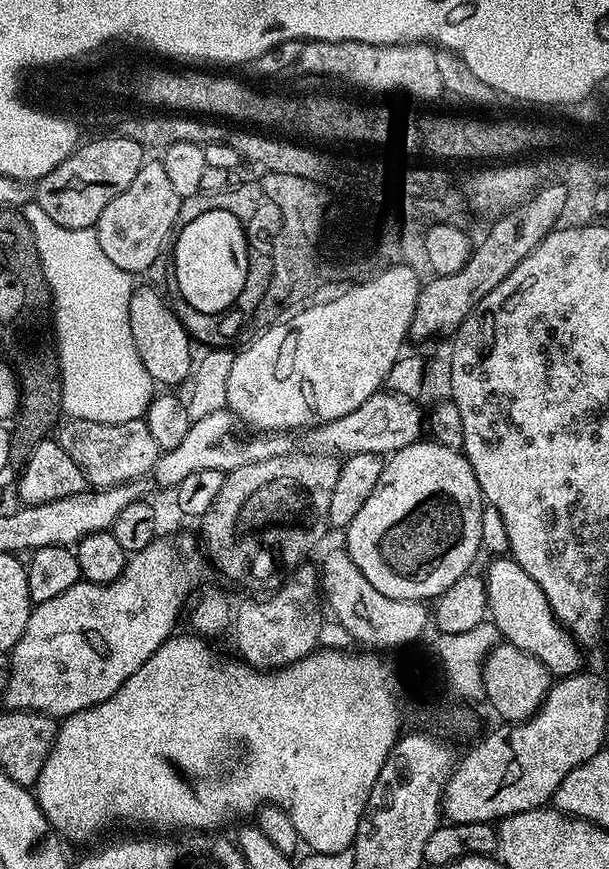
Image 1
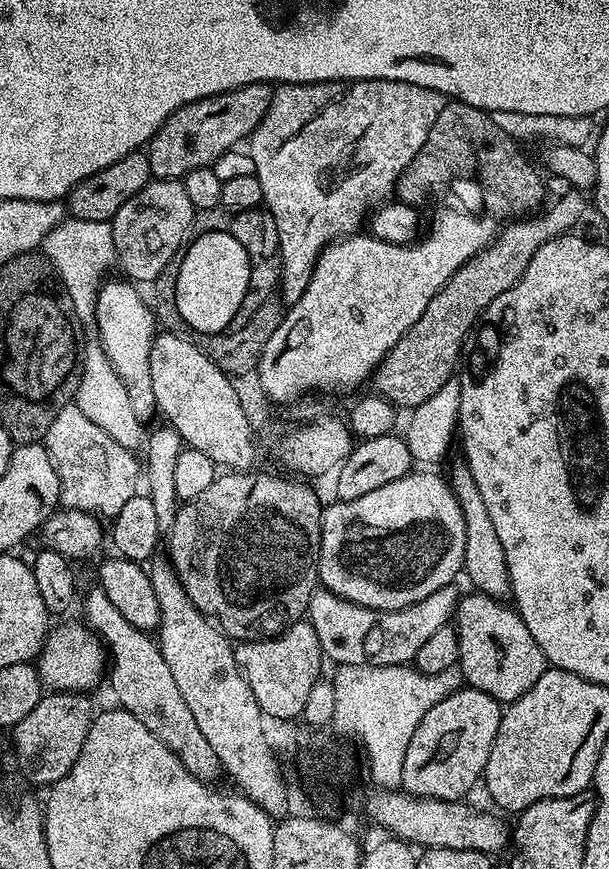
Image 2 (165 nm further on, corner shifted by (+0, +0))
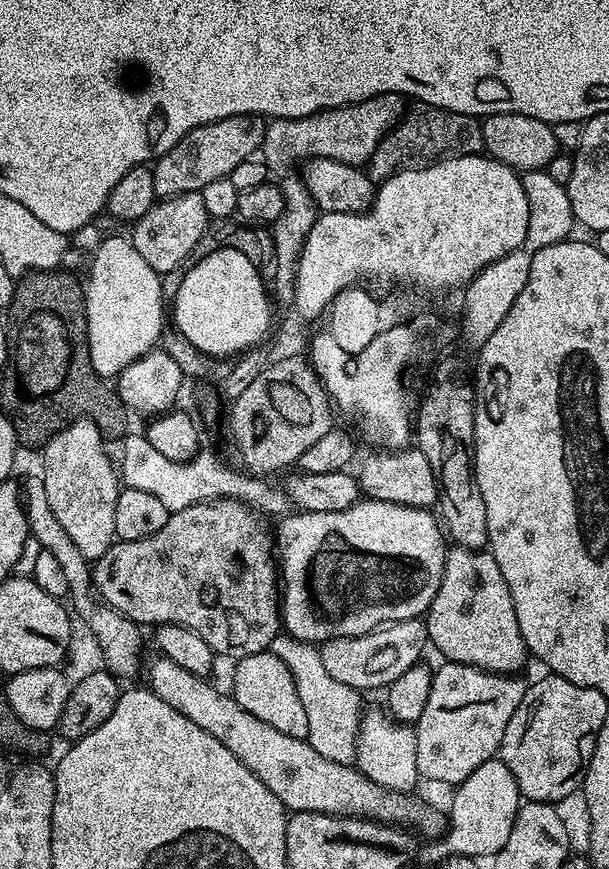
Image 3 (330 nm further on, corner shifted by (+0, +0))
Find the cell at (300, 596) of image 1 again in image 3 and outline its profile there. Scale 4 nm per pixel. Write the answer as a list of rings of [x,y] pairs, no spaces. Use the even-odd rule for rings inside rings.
[[[259,652],[250,654],[235,661],[232,672],[232,688],[230,695],[254,718],[262,718],[266,726],[274,726],[274,730],[282,730],[282,734],[290,734],[290,738],[307,740],[307,720],[305,707],[298,696],[295,680],[286,662],[282,662],[274,653]]]

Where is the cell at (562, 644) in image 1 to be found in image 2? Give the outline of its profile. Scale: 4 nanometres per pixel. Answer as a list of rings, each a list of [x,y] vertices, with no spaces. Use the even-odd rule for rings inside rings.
[[[457,462],[446,472],[448,485],[452,487],[454,498],[462,510],[462,522],[465,523],[466,550],[464,551],[463,575],[468,575],[471,587],[484,596],[504,598],[510,592],[510,574],[506,570],[506,554],[502,554],[502,542],[498,542],[498,533],[494,531],[494,522],[490,522],[490,510],[486,510],[486,501],[478,491],[478,482],[470,474],[470,466]]]

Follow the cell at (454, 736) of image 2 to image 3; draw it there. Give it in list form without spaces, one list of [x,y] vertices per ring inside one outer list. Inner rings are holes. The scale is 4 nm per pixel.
[[[451,662],[441,663],[441,668],[438,667],[432,673],[432,685],[430,686],[430,698],[426,698],[426,710],[422,710],[420,719],[416,721],[414,727],[416,730],[416,741],[418,742],[418,770],[421,777],[425,781],[437,780],[440,784],[451,784],[451,786],[460,785],[464,779],[468,778],[478,766],[482,765],[487,760],[493,759],[499,753],[500,743],[502,742],[502,734],[506,734],[506,725],[510,723],[510,717],[514,715],[514,710],[518,710],[518,702],[522,702],[524,690],[526,687],[525,681],[520,681],[521,678],[516,674],[501,674],[499,672],[484,672],[481,668],[474,666],[466,666],[465,664],[454,664]]]

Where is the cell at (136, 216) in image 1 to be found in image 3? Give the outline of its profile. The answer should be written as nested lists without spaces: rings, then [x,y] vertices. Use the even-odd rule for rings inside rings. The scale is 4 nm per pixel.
[[[187,192],[181,196],[170,196],[157,199],[142,218],[131,225],[130,239],[134,250],[142,254],[155,272],[166,273],[174,270],[186,255],[194,252],[198,240],[209,231],[210,218],[206,214],[206,202],[202,202],[200,192]]]

